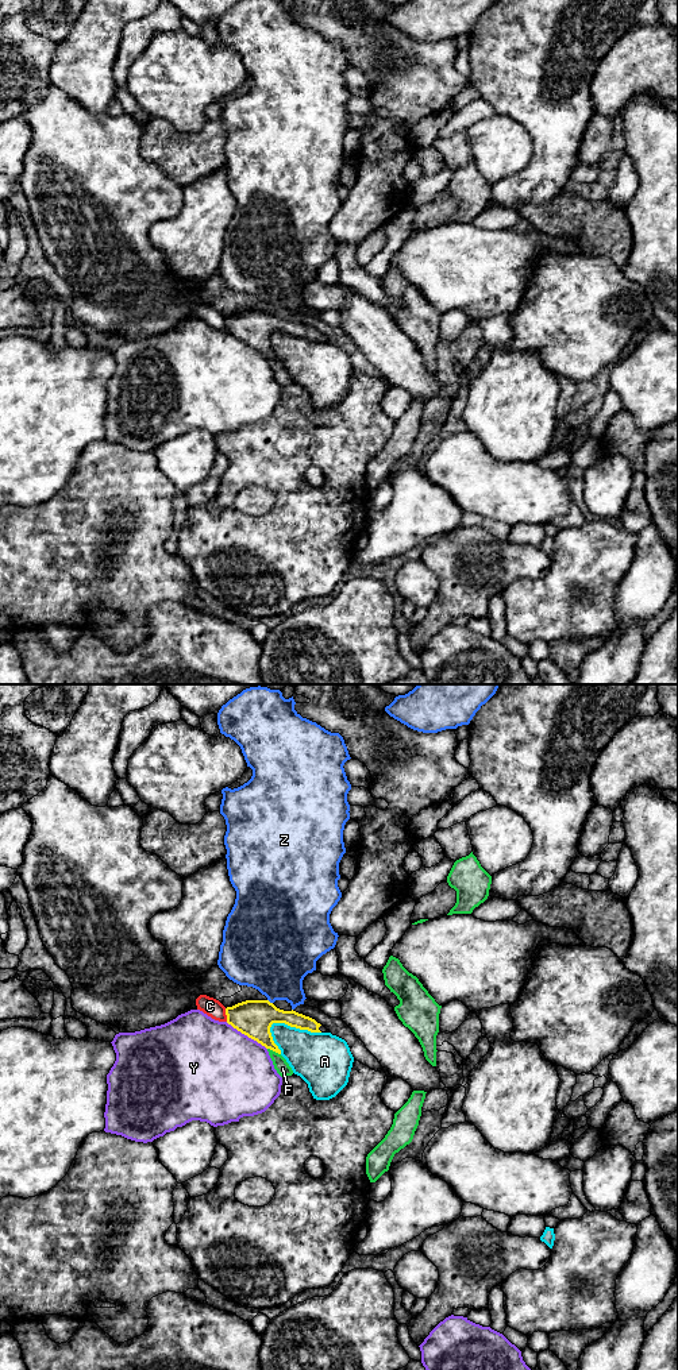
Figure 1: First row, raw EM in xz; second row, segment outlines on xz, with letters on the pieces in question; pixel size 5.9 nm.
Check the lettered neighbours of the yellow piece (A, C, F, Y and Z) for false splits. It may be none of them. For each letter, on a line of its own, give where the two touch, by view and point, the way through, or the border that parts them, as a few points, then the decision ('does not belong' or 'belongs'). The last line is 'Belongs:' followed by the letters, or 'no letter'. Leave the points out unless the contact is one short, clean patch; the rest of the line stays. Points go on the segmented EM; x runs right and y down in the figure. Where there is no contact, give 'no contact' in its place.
A: contact xz (295, 1026); does not belong
C: contact xz (226, 1014); does not belong
F: contact xz (274, 1050); does not belong
Y: contact xz (246, 1034); does not belong
Z: contact xz (269, 1002); does not belong
Belongs: no letter

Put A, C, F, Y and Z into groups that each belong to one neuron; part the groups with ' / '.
A / C / F / Y / Z

